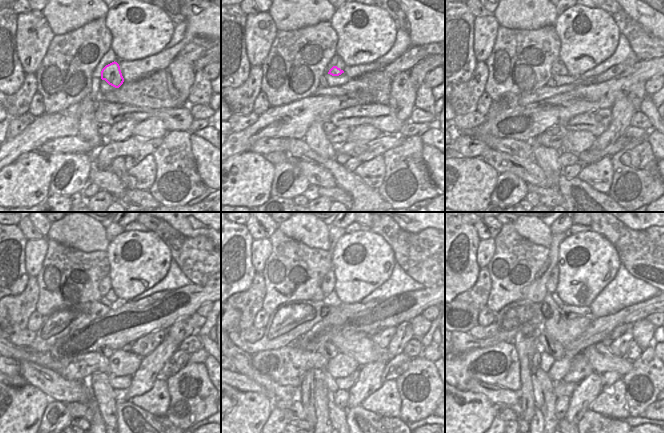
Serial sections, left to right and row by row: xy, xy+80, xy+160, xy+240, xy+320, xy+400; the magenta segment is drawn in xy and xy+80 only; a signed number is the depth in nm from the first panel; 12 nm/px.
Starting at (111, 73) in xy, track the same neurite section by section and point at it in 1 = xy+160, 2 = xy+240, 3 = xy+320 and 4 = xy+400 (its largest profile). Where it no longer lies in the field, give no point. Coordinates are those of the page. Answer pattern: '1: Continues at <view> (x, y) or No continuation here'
1: Continues at xy+160 (556, 67)
2: Continues at xy+240 (104, 287)
3: Continues at xy+320 (329, 281)
4: Continues at xy+400 (551, 285).

